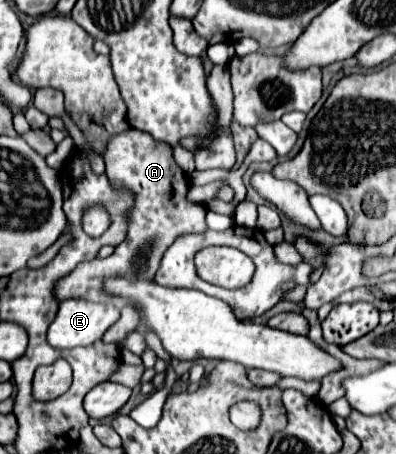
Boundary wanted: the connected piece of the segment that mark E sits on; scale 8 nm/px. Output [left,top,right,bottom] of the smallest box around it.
[48,299,120,349]

